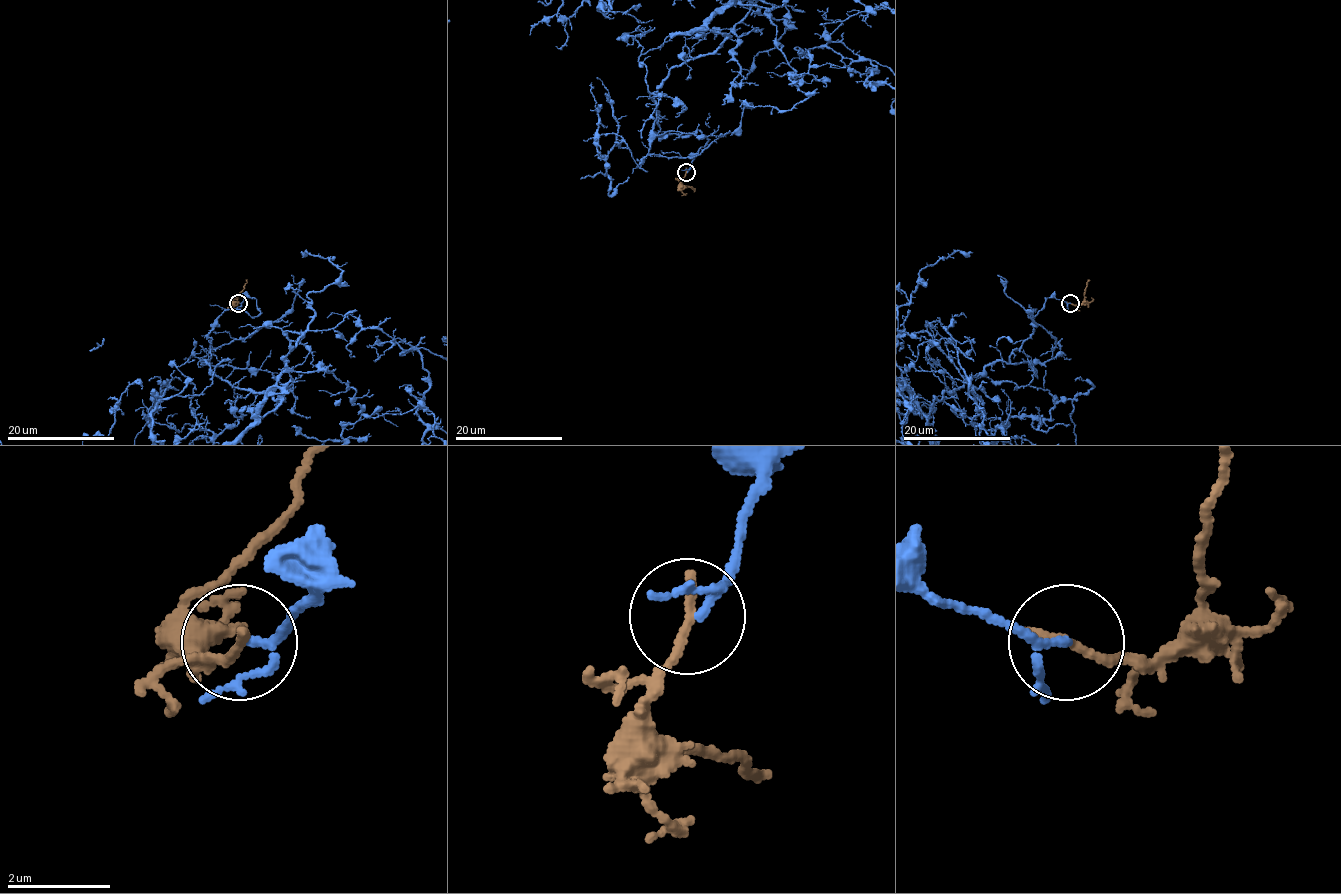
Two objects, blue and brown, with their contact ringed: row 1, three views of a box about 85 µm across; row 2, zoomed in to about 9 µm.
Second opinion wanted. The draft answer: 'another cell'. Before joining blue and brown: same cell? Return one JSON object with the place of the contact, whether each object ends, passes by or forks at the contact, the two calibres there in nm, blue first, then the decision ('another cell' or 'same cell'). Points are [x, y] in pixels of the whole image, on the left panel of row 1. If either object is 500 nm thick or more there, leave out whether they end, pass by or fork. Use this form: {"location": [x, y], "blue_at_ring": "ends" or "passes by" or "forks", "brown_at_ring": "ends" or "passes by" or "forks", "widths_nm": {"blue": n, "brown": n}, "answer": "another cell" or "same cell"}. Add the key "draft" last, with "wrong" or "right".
{"location": [238, 303], "blue_at_ring": "passes by", "brown_at_ring": "ends", "widths_nm": {"blue": 110, "brown": 200}, "answer": "another cell", "draft": "right"}

